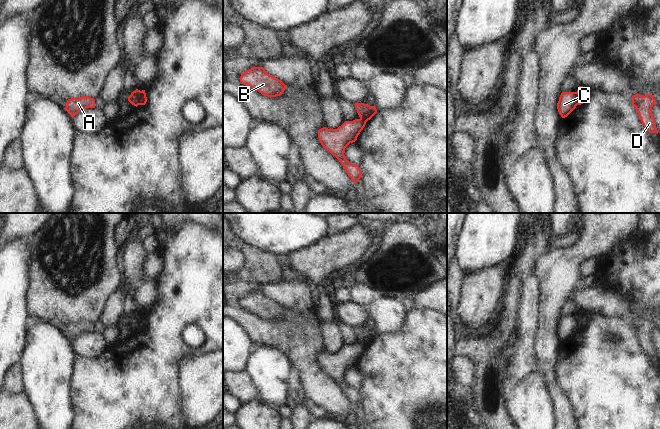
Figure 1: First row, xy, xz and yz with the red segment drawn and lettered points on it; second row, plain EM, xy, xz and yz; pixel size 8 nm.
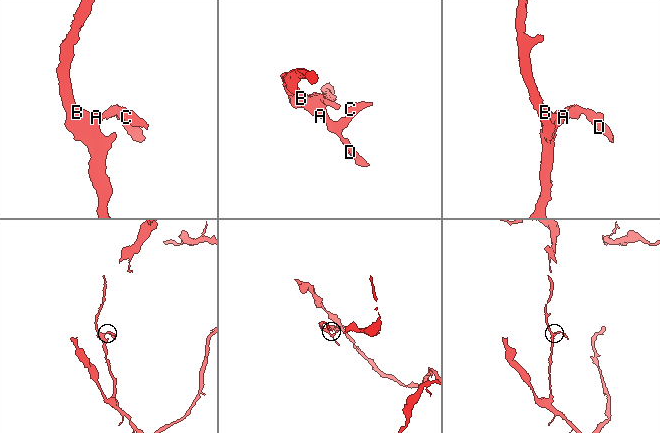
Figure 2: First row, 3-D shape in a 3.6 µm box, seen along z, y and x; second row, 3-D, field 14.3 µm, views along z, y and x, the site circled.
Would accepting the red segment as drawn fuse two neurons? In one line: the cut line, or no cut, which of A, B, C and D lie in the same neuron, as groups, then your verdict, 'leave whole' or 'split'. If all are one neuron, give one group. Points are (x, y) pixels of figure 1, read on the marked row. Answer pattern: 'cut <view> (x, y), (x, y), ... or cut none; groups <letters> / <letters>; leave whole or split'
cut xy (140, 91), (137, 94), (137, 104); groups A B D / C; split

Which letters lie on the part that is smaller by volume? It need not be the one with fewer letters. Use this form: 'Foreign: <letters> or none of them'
Foreign: C

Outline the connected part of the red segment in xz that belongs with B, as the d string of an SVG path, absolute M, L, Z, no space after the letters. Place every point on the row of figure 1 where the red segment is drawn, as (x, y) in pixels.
M252 67L242 73L240 82L268 97L282 95L287 87L281 80L269 75L263 67Z

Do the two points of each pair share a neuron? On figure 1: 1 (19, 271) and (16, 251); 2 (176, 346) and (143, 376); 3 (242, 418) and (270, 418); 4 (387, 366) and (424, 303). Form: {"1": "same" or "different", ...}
{"1": "same", "2": "same", "3": "same", "4": "different"}

